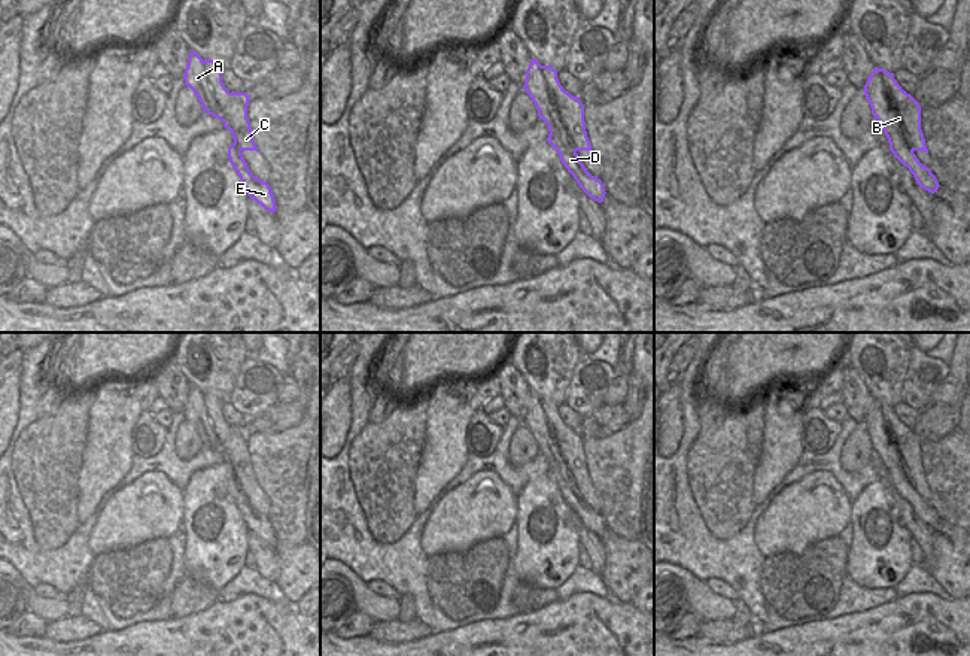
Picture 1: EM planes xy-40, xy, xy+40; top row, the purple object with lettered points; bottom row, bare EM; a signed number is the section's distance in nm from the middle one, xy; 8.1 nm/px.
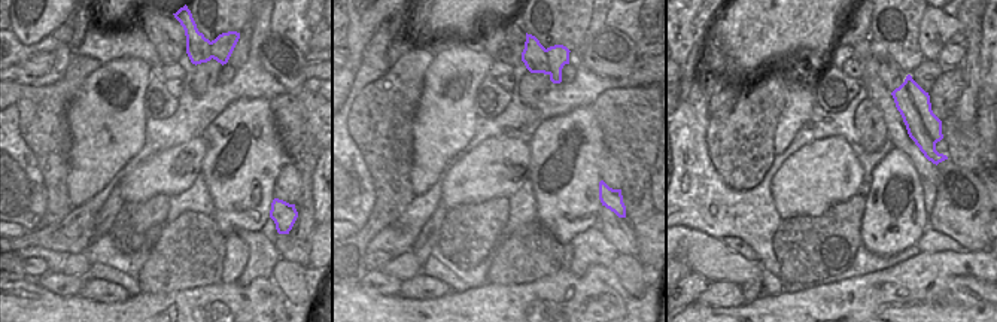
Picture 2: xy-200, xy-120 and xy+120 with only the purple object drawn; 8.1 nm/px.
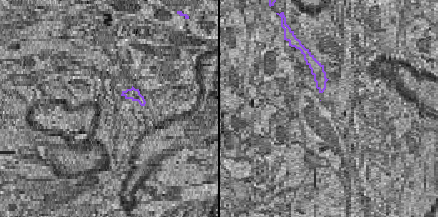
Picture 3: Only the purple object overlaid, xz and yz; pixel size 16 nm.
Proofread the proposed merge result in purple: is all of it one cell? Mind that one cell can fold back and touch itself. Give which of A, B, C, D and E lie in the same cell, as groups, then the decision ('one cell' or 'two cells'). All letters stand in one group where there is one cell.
A B D E / C | two cells

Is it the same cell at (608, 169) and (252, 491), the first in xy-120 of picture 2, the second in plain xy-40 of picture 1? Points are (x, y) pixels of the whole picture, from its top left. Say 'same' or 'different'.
same

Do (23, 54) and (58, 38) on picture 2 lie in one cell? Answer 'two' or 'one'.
one

